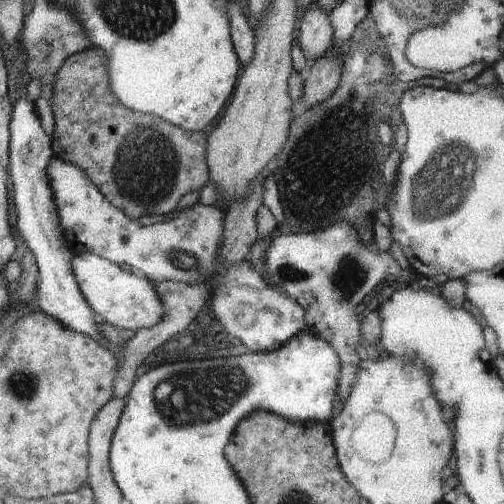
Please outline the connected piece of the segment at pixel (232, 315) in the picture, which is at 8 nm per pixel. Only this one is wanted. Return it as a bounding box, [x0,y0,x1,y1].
[47,156,307,353]

